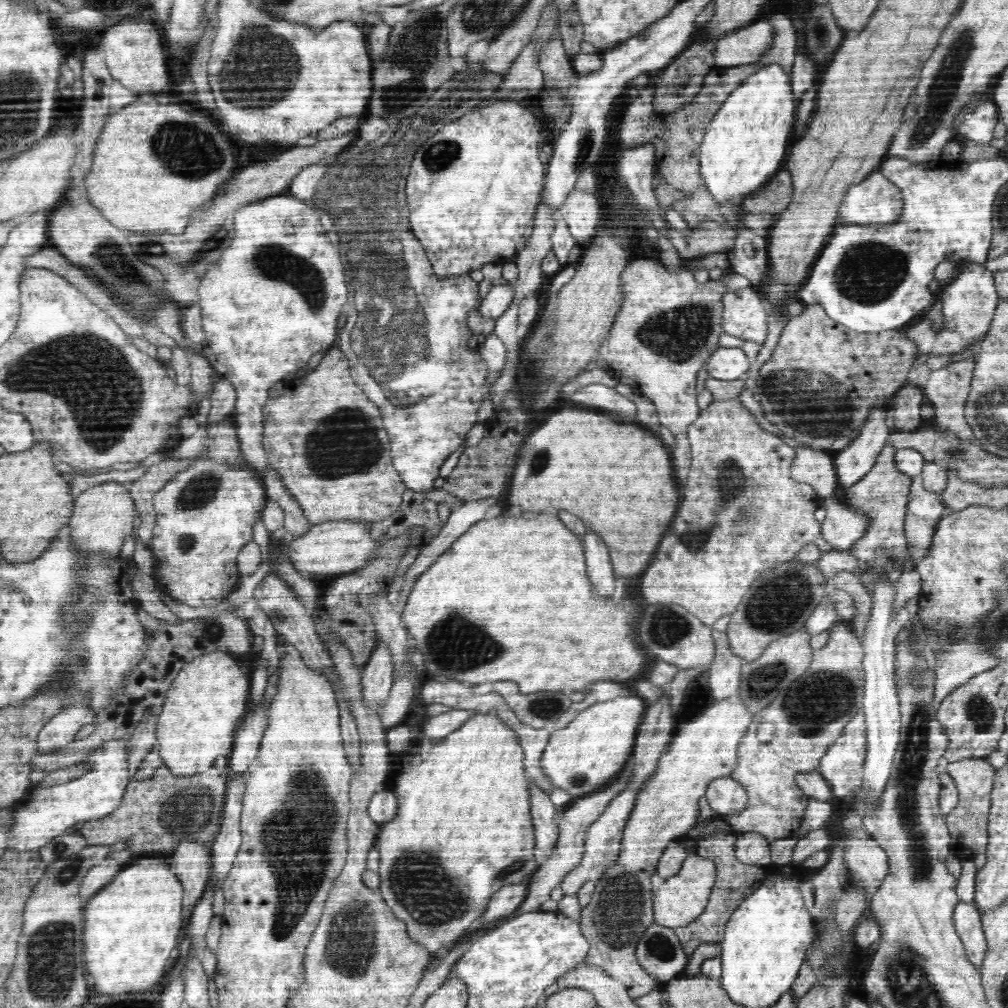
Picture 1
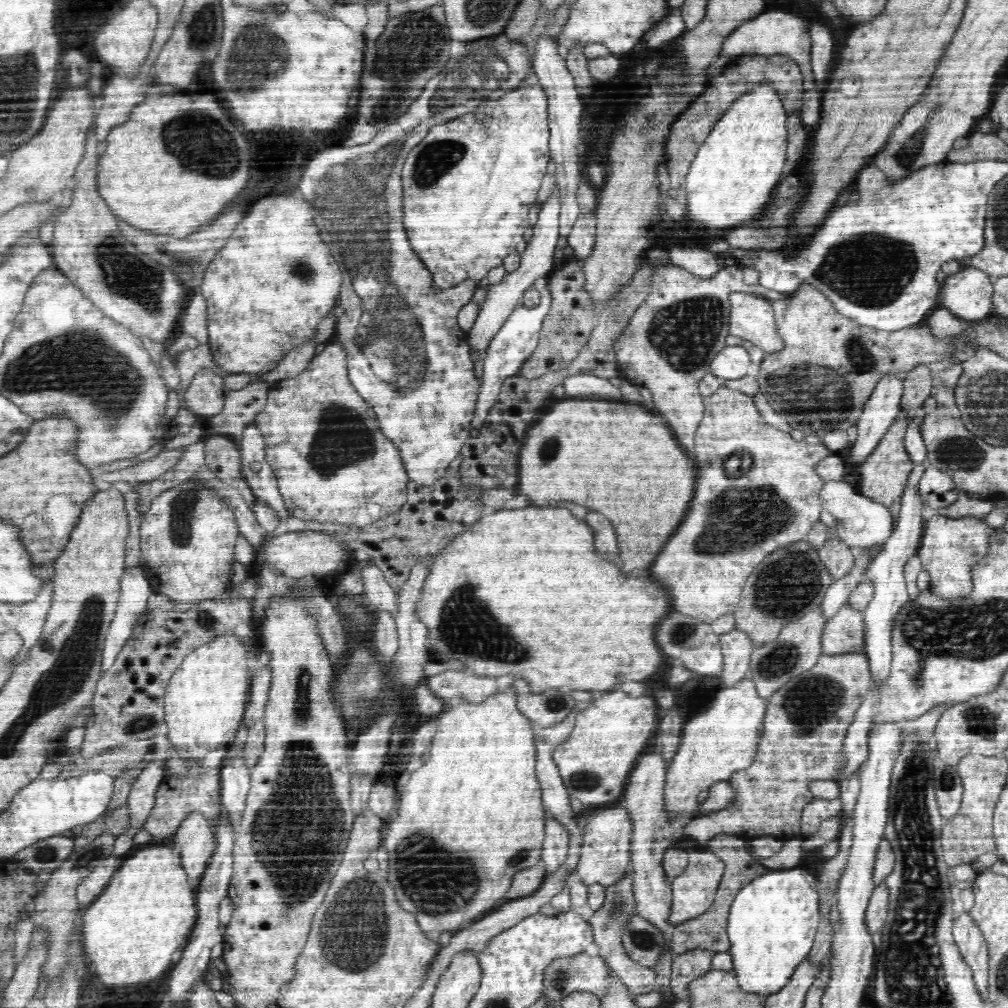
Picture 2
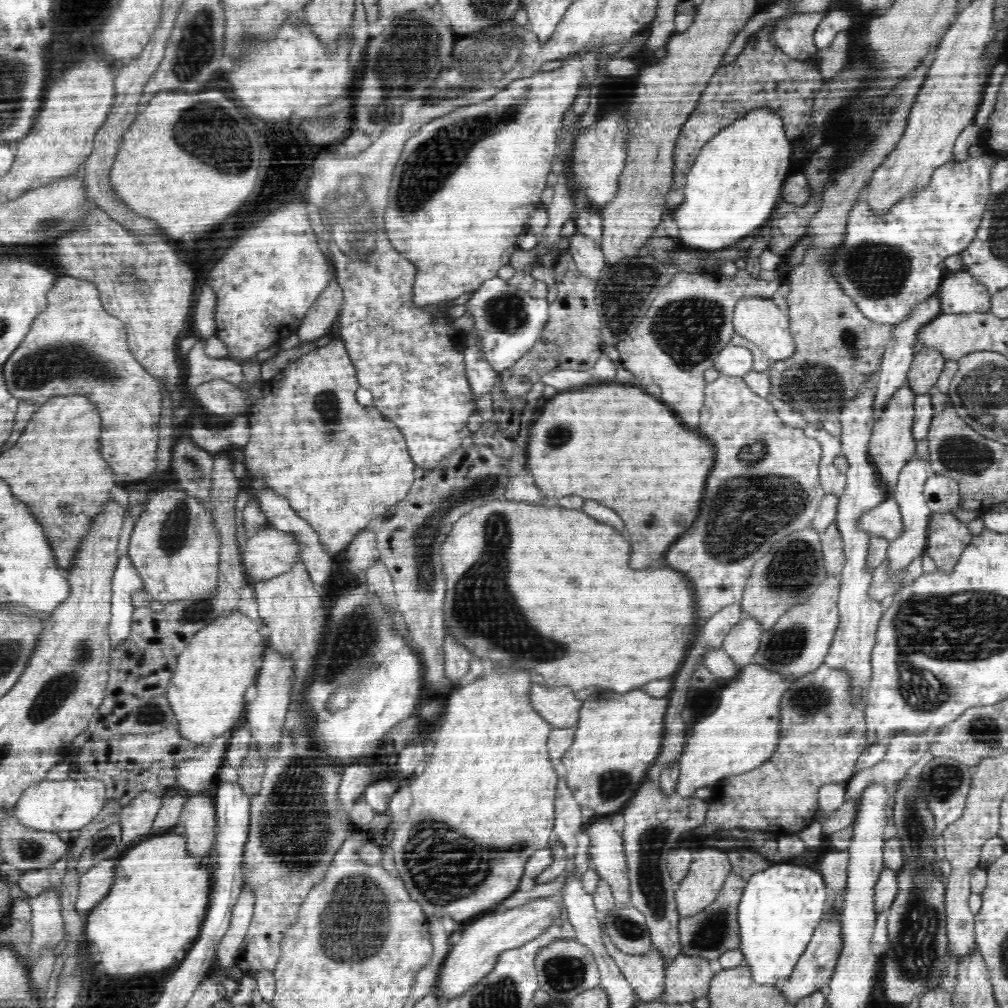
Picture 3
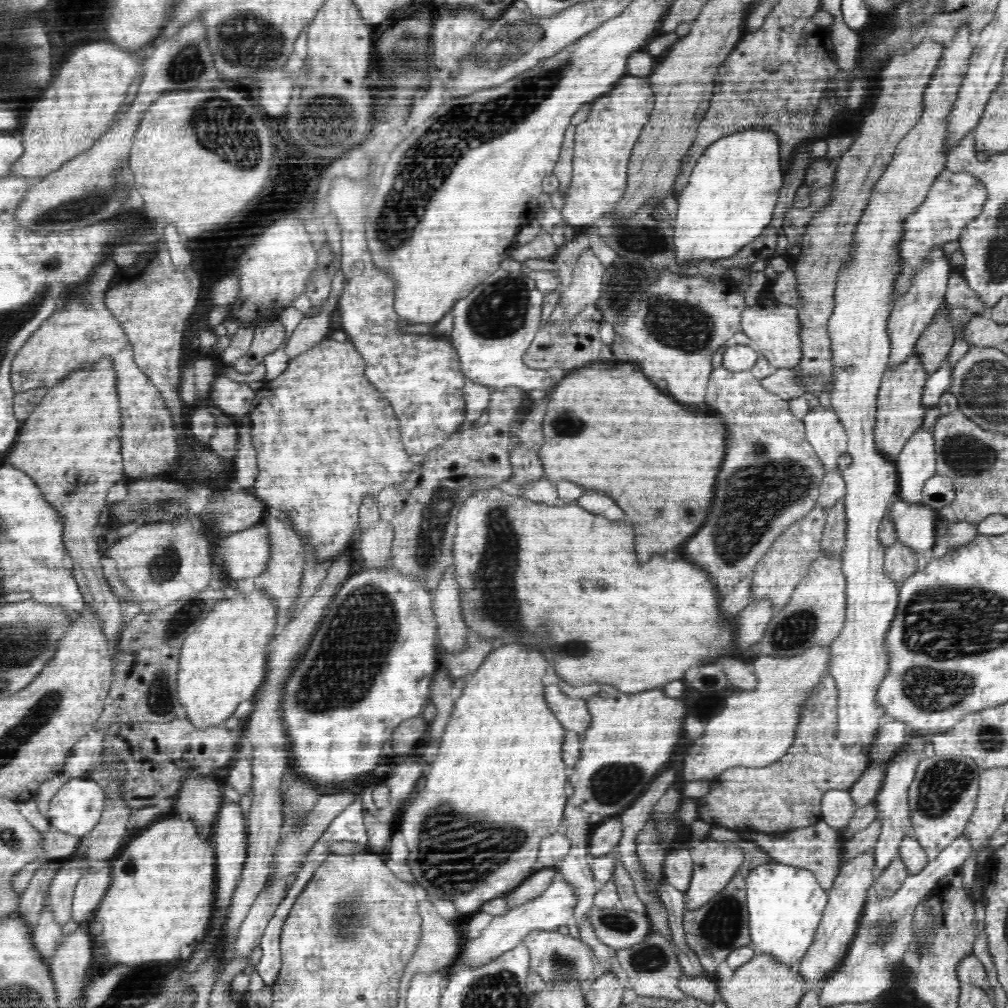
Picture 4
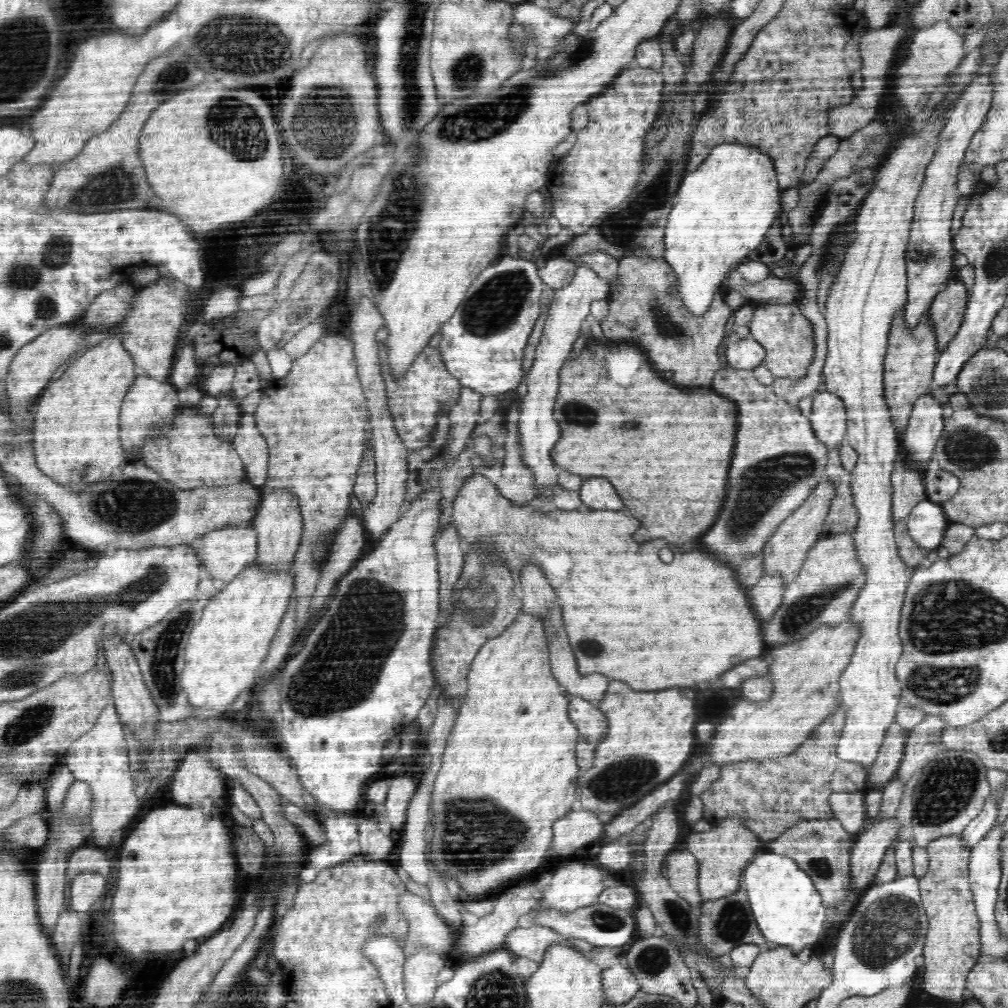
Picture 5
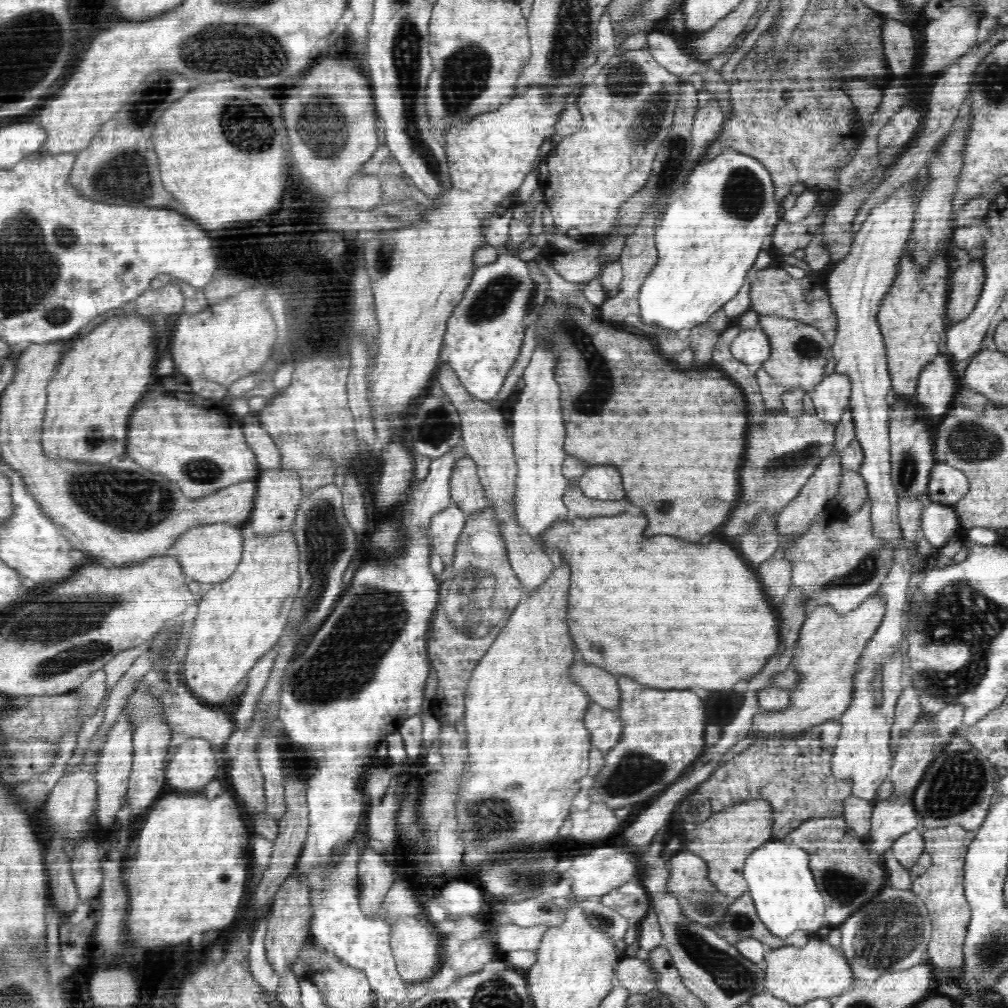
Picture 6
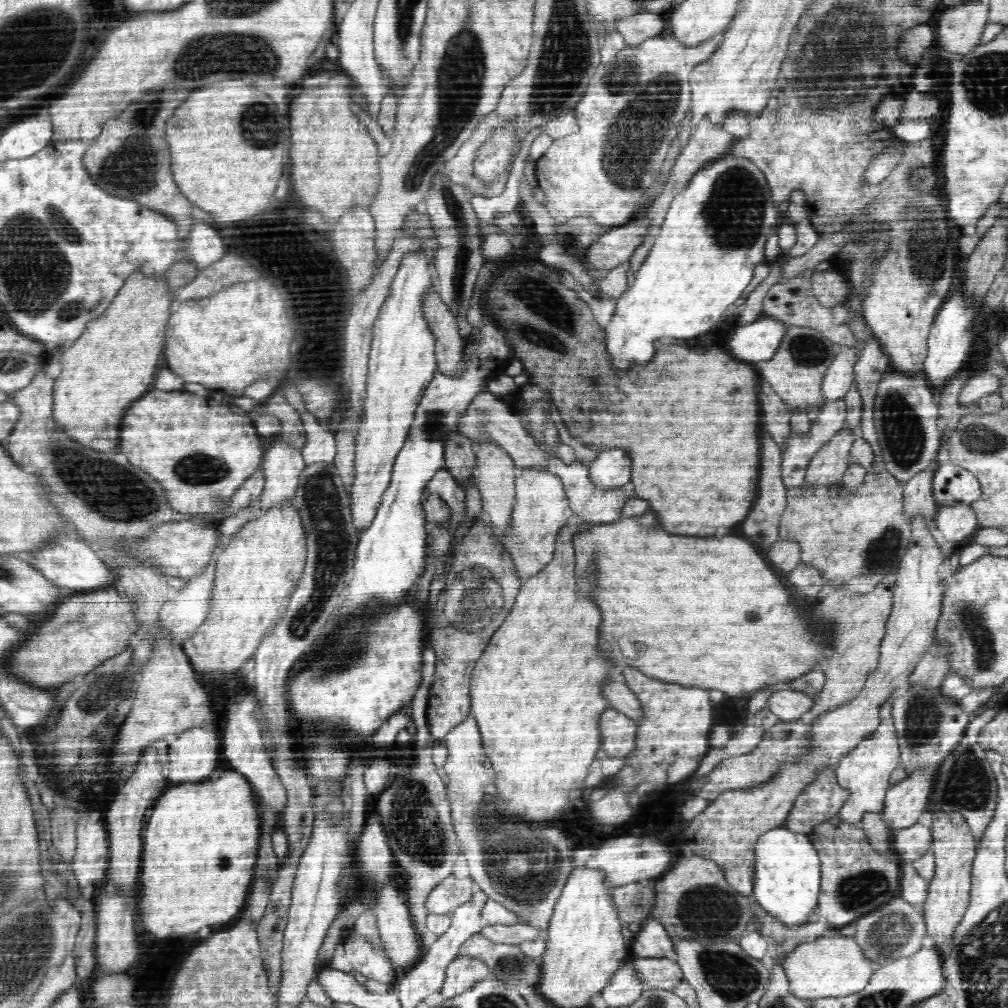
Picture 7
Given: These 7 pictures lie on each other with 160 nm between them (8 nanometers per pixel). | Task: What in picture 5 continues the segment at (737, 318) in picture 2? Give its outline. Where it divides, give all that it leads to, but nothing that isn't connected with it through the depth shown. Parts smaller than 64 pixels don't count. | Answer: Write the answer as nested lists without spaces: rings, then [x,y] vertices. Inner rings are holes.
[[[794,304],[757,305],[747,325],[751,332],[750,338],[757,339],[765,347],[763,364],[770,369],[776,379],[789,378],[796,381],[808,374],[809,365],[812,364],[815,356],[815,333],[813,323],[802,315],[799,306]]]

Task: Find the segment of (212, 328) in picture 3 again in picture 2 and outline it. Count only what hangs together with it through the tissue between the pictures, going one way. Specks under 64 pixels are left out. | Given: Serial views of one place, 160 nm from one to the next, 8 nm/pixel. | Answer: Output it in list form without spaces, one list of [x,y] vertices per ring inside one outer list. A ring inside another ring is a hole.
[[[194,291],[194,296],[189,300],[188,308],[184,310],[179,319],[183,334],[188,333],[196,338],[199,344],[207,343],[209,334],[207,331],[208,317],[206,300],[200,296],[199,291]]]

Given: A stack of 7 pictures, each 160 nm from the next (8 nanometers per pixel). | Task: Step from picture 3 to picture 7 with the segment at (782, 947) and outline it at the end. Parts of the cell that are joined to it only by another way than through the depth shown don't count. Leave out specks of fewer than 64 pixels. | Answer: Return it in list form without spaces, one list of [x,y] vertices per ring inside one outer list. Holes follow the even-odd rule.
[[[786,826],[772,827],[757,840],[756,882],[752,898],[778,923],[798,927],[808,923],[810,914],[819,905],[821,892],[821,860],[808,833],[790,831]]]

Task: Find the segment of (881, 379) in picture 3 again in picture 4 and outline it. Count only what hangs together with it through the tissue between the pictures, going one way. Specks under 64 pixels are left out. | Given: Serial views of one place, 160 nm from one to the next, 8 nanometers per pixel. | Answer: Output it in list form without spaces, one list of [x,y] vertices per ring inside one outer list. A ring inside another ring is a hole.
[[[942,246],[932,247],[921,263],[913,268],[913,275],[909,278],[907,290],[893,306],[893,314],[888,320],[888,331],[890,331],[890,354],[887,367],[902,363],[908,355],[912,355],[918,342],[918,338],[926,326],[934,320],[945,302],[945,292],[948,289],[947,282],[952,276],[952,265],[949,256],[944,254]]]

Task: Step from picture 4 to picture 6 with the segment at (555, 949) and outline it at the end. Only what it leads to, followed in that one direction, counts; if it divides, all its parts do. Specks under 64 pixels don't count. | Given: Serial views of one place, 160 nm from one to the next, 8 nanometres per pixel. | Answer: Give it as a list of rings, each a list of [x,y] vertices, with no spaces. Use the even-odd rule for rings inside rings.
[[[508,923],[502,924],[497,930],[495,942],[501,952],[525,950],[535,948],[540,939],[546,934],[549,927],[540,924],[535,928],[521,928]]]

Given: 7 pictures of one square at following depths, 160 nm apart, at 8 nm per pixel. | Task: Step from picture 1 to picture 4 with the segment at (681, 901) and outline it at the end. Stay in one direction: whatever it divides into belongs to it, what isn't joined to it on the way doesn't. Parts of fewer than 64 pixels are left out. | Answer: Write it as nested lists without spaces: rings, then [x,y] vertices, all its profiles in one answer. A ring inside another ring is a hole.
[[[710,838],[693,841],[689,852],[693,858],[693,874],[688,890],[684,894],[688,899],[686,906],[690,911],[710,902],[721,890],[725,889],[743,863],[744,853],[734,844],[718,843]]]

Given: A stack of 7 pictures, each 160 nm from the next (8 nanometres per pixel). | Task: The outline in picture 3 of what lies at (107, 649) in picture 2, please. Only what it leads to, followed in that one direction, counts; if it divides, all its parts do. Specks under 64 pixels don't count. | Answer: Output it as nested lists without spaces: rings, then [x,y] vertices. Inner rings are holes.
[[[119,557],[112,582],[111,621],[108,626],[110,645],[114,649],[120,646],[130,634],[131,620],[135,610],[132,596],[144,588],[144,581],[130,557]]]

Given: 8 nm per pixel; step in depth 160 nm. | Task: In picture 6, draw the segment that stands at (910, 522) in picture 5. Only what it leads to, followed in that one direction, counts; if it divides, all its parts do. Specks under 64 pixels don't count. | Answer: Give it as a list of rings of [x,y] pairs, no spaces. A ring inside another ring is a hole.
[[[929,501],[923,508],[920,528],[924,538],[936,548],[943,547],[965,531],[952,505]]]

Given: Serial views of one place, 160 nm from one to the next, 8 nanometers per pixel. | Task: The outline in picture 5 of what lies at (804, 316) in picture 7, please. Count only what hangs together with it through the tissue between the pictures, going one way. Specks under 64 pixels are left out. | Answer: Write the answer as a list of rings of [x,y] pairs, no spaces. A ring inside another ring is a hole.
[[[734,268],[724,281],[727,289],[734,289],[750,303],[759,306],[769,304],[802,304],[802,293],[797,281],[771,274],[762,282],[746,282]]]

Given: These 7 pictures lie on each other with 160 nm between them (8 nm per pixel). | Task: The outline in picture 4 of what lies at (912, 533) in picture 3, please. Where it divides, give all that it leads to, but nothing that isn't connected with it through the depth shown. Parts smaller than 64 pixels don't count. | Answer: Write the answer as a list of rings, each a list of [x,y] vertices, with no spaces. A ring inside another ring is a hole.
[[[922,426],[908,441],[896,459],[900,480],[896,497],[906,504],[923,504],[925,481],[937,473],[932,429],[924,430]]]

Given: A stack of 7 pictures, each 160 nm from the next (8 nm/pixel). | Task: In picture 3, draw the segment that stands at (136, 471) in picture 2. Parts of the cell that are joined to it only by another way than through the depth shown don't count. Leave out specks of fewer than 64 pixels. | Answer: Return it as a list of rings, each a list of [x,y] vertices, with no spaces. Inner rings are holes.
[[[240,414],[229,425],[218,430],[210,428],[199,417],[193,417],[190,427],[190,438],[196,446],[210,454],[218,454],[227,450],[242,450],[250,438],[249,420],[247,414]]]

